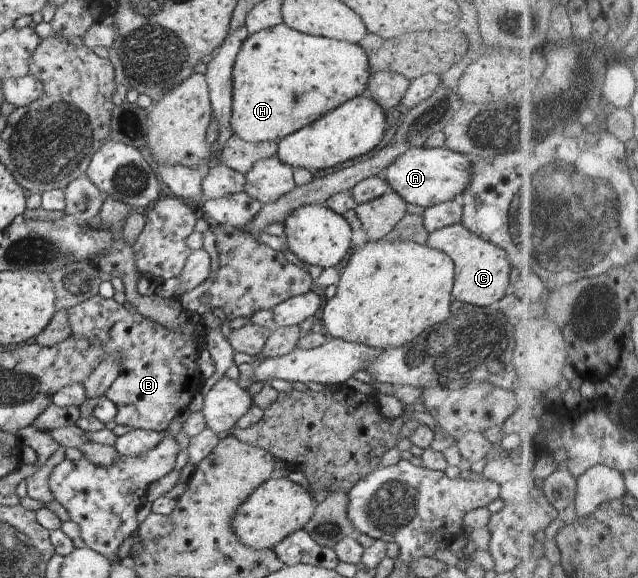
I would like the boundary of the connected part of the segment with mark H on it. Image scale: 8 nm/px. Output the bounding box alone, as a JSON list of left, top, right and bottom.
[232,23,371,143]

